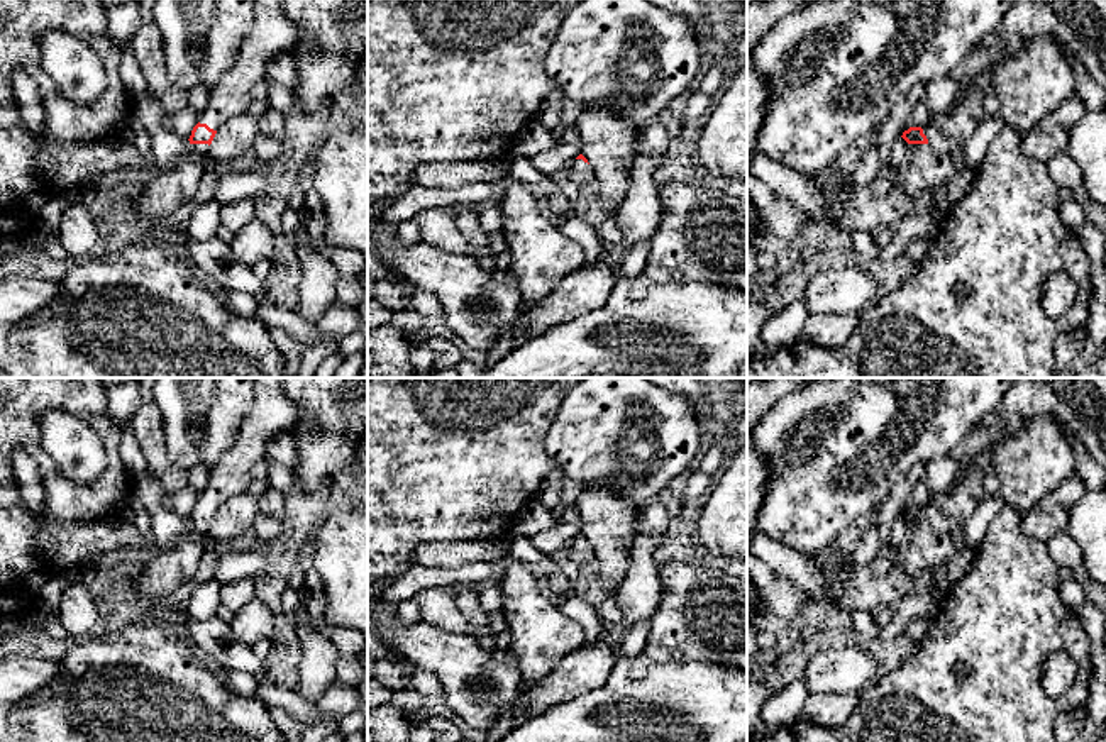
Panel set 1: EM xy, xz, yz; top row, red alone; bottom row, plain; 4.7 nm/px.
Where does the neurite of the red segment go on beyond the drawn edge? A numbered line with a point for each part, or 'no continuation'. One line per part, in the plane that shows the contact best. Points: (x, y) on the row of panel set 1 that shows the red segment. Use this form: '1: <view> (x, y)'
1: xy (273, 34)
2: xy (178, 183)

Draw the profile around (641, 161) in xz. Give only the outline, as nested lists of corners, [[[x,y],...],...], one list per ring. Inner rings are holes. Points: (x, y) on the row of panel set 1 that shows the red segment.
[[[637,154],[632,164],[632,181],[615,220],[623,239],[600,254],[610,266],[618,268],[622,257],[633,246],[649,241],[662,219],[659,186],[652,174],[664,163],[657,154]]]

